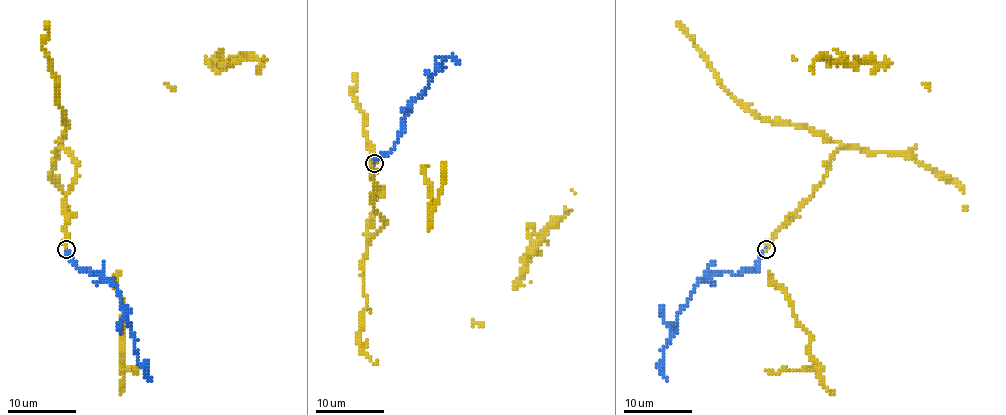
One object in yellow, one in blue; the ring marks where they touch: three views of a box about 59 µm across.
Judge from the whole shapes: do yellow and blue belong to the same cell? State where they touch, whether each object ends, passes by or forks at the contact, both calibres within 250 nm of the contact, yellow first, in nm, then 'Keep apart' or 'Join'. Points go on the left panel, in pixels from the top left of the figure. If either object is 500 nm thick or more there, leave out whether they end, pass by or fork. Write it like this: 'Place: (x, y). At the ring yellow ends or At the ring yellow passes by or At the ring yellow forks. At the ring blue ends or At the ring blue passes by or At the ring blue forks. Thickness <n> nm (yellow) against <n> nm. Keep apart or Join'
Place: (66, 249). At the ring yellow ends. At the ring blue ends. Thickness 240 nm (yellow) against 280 nm. Join

